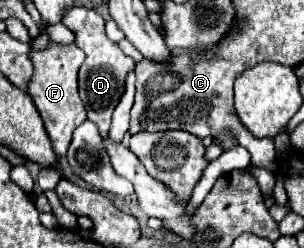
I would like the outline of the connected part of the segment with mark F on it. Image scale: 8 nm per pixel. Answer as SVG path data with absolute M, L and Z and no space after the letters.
M51 42L43 50L31 50L33 76L27 84L27 94L33 98L35 108L39 110L45 130L53 142L53 150L57 156L65 156L73 130L87 120L87 110L77 94L77 72L85 60L85 54L75 44L55 44Z

